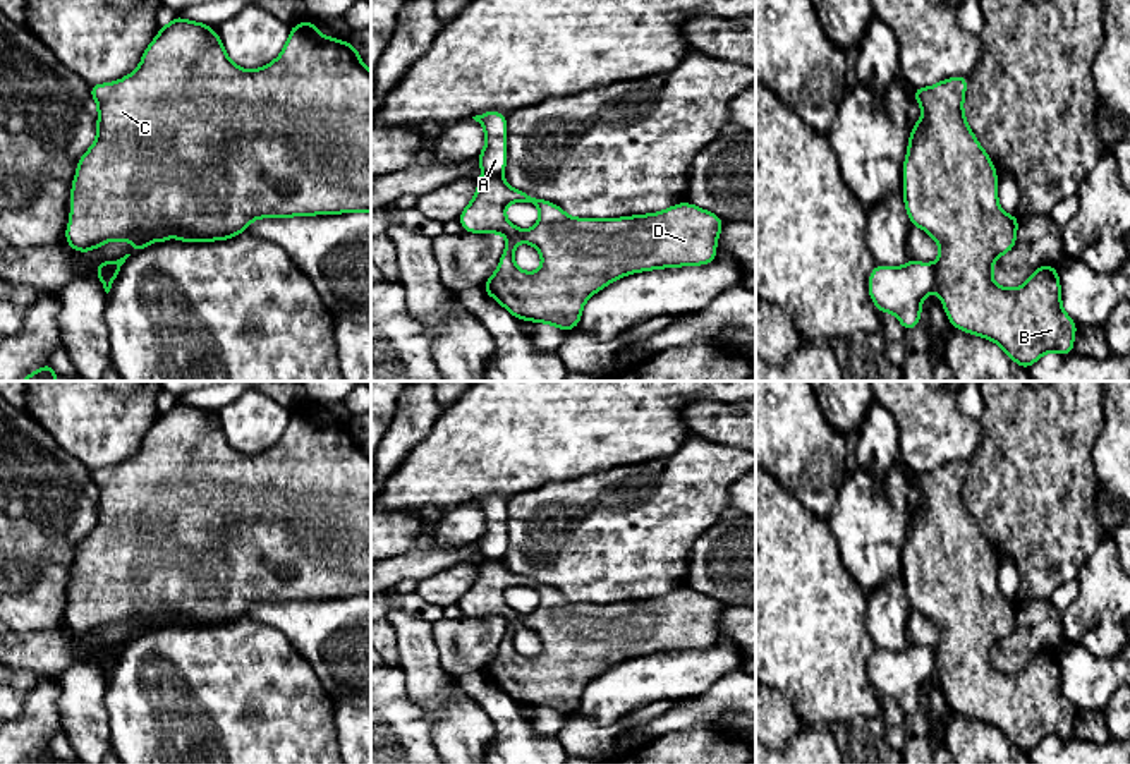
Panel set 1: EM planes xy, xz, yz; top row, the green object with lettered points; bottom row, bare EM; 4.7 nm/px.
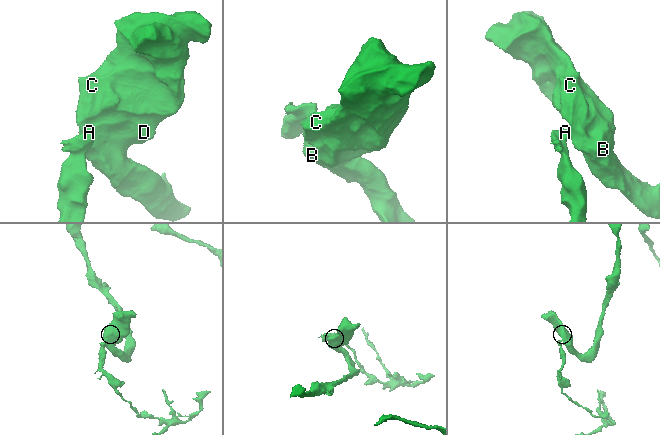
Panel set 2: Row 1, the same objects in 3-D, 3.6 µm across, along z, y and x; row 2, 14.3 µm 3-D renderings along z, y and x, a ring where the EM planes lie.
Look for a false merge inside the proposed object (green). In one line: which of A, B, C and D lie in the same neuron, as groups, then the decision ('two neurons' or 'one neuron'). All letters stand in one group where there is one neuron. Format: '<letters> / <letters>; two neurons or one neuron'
A / B C D; two neurons

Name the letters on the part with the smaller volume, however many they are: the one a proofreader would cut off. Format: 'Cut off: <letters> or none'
Cut off: A

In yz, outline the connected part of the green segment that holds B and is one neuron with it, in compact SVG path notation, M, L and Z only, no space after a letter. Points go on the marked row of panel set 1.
M955 76L931 88L915 88L912 93L922 108L922 118L914 124L903 161L905 209L910 225L926 230L939 244L939 258L934 264L938 276L934 290L941 299L950 324L998 343L1012 361L1029 369L1048 352L1070 355L1073 352L1077 323L1061 307L1056 266L1039 266L1018 288L1003 288L993 282L994 261L1015 247L1020 216L1006 215L998 204L996 168L963 115L967 82L967 77Z

